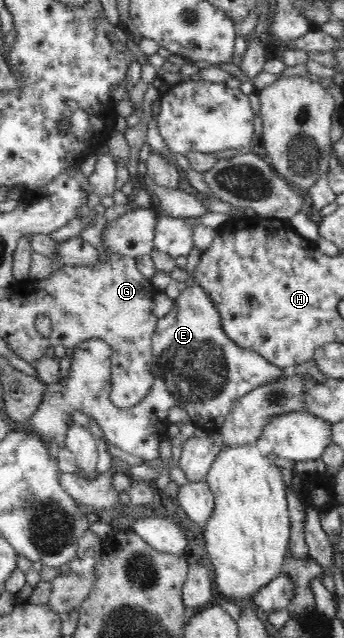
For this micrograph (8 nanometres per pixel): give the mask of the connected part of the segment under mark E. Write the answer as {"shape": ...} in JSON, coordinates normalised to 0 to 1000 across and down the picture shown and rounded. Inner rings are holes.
{"shape":[[[581,445],[547,447],[520,466],[506,472],[494,487],[468,498],[456,498],[456,513],[448,519],[433,561],[433,582],[442,597],[433,600],[430,614],[390,636],[349,638],[326,630],[323,599],[323,541],[291,530],[267,530],[233,538],[215,549],[206,563],[206,582],[177,600],[142,602],[140,619],[99,652],[93,674],[113,676],[140,688],[140,694],[166,691],[177,701],[195,672],[192,660],[203,658],[209,644],[235,644],[270,652],[291,671],[308,680],[314,693],[340,699],[378,713],[410,719],[419,727],[453,723],[462,718],[468,690],[503,677],[491,666],[488,652],[506,638],[517,638],[570,663],[587,658],[613,658],[640,674],[648,669],[654,654],[672,641],[686,624],[706,622],[721,611],[738,610],[759,599],[782,592],[814,591],[820,577],[779,566],[741,550],[698,544],[674,534],[651,519],[645,498],[631,478]]]}

